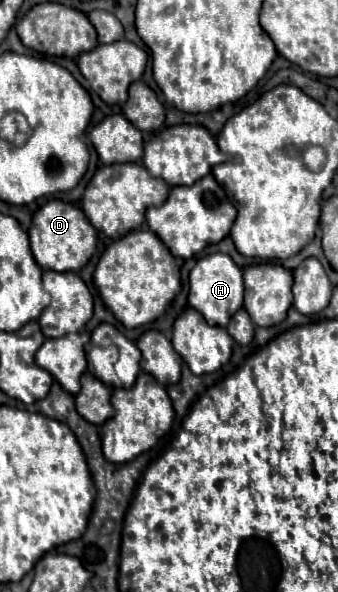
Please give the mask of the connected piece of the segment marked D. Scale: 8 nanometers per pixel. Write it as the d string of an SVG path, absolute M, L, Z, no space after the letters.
M49 200L33 216L33 226L29 228L29 240L33 258L45 270L81 270L95 252L97 232L87 222L81 208L61 200Z

